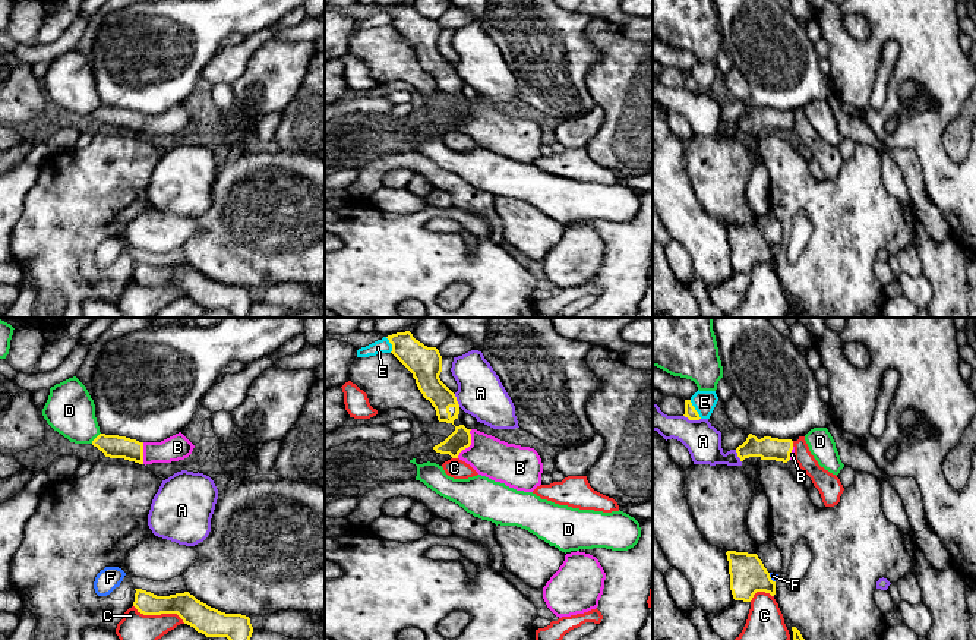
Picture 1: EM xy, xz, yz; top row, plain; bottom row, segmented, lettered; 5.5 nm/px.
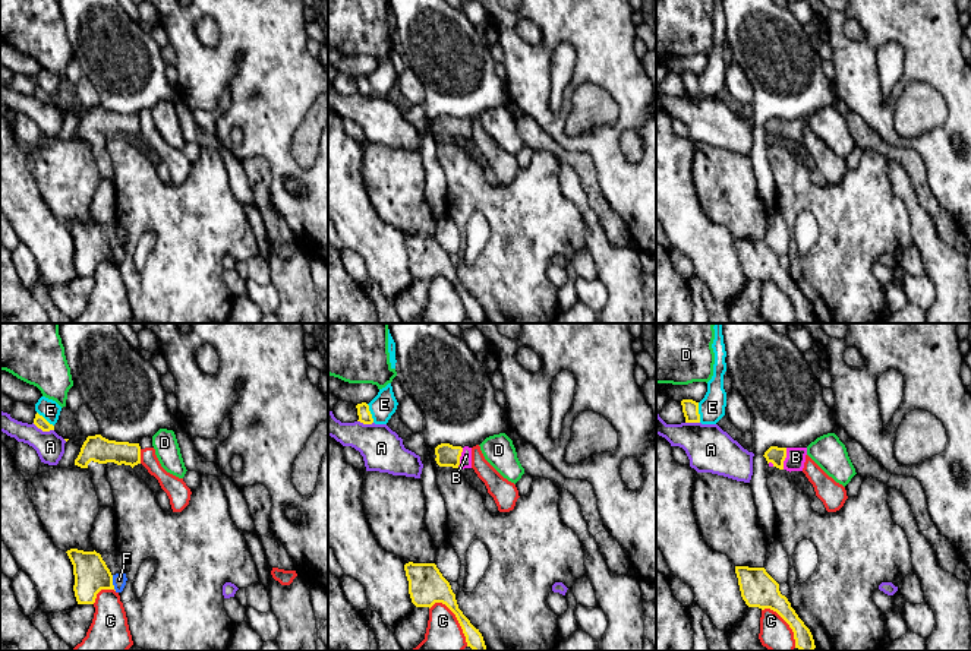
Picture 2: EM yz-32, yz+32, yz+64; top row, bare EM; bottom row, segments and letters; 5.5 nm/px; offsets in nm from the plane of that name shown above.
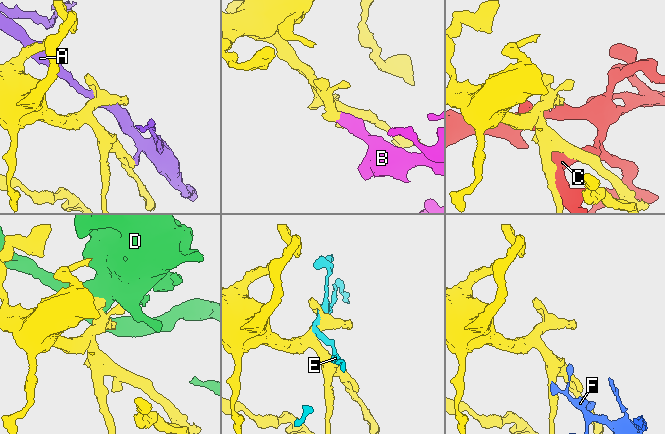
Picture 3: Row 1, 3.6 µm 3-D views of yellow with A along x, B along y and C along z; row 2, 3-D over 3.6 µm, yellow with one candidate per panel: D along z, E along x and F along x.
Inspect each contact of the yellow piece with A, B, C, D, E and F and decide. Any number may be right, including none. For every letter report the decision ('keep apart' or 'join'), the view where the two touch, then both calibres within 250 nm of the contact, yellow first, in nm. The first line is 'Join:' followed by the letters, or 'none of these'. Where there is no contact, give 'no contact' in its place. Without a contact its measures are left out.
Join: B
A: keep apart | yz | 70/190 nm
B: join | xz | 120/220 nm
C: keep apart | xy | 150/200 nm
D: keep apart | xy | 130/260 nm
E: keep apart | yz | 70/130 nm
F: keep apart | yz | 200/30 nm

